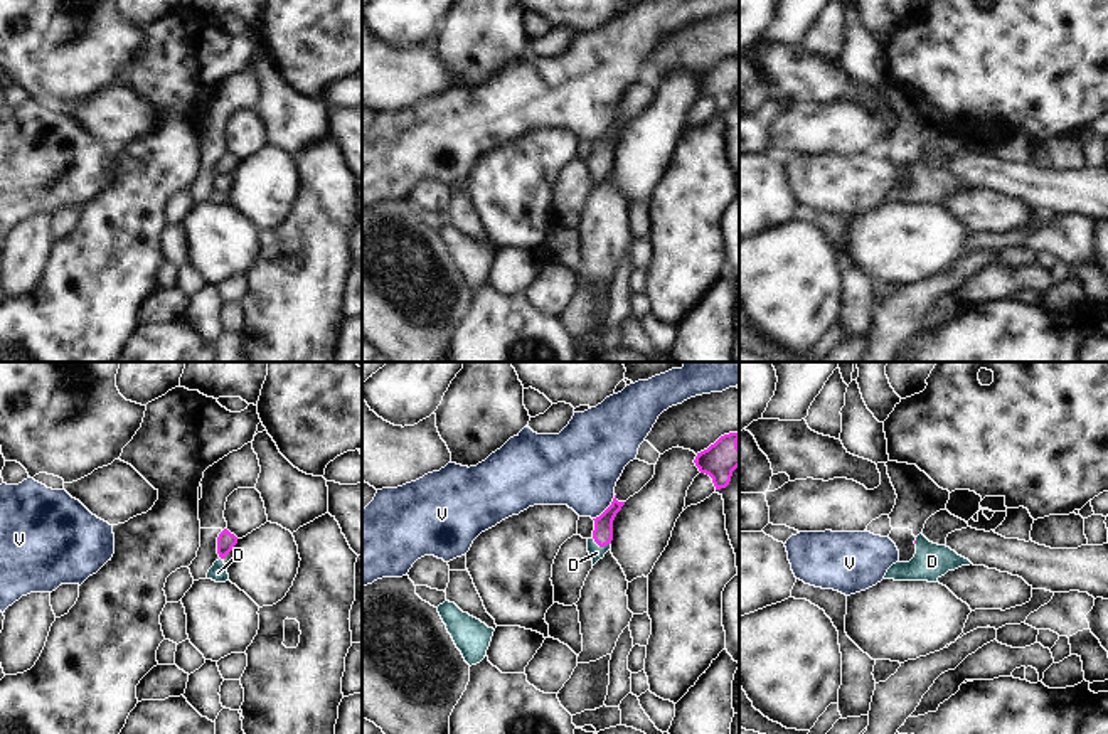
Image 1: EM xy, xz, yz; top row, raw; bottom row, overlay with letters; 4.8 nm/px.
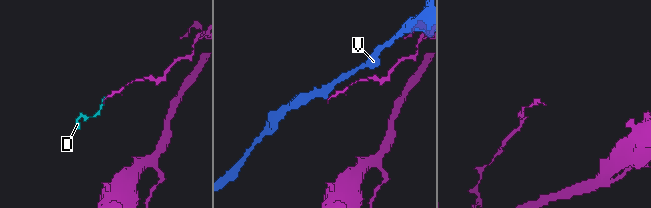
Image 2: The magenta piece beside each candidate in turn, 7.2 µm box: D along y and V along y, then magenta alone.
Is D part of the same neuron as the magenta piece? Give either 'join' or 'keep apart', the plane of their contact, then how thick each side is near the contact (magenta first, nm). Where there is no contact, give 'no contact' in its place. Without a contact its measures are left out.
join | xz | 100/70 nm

